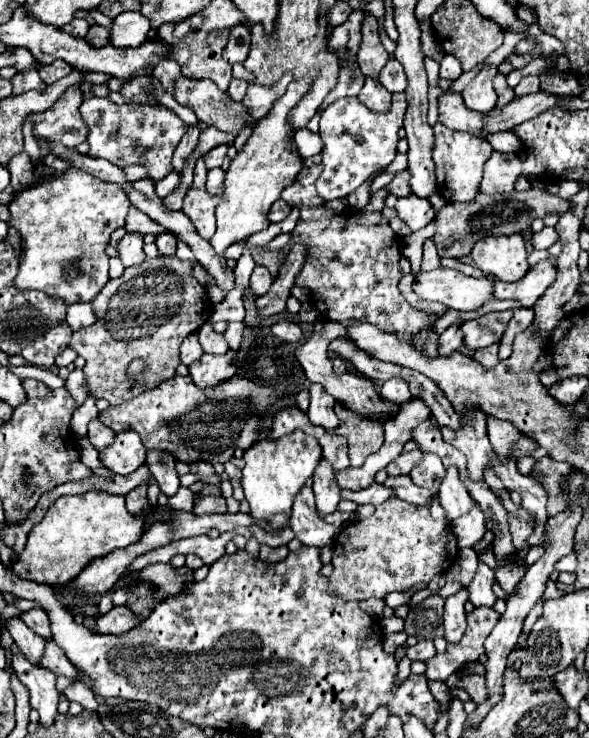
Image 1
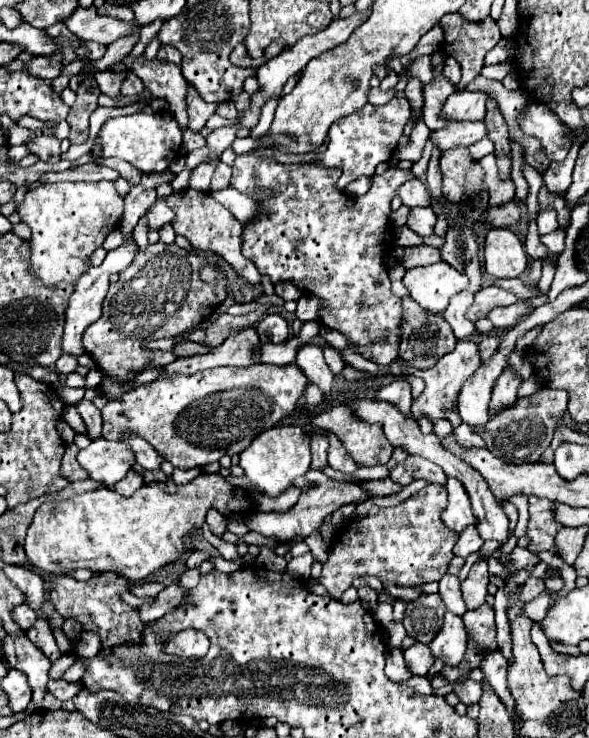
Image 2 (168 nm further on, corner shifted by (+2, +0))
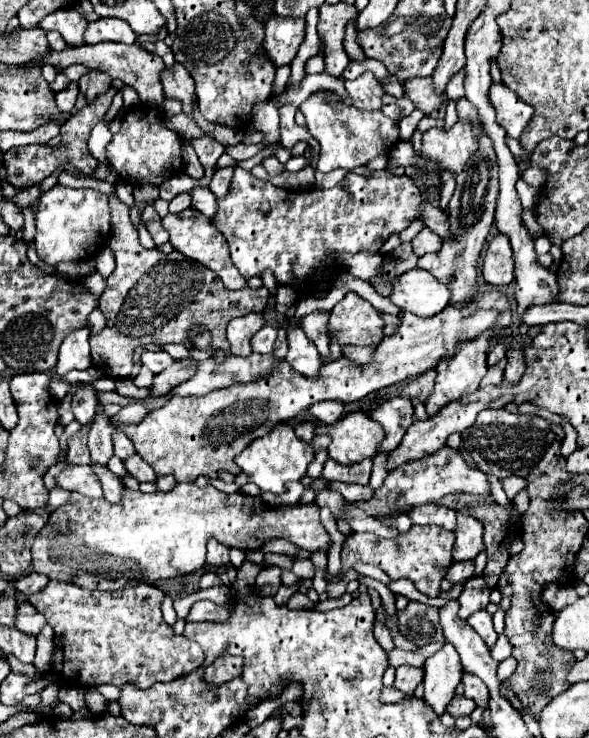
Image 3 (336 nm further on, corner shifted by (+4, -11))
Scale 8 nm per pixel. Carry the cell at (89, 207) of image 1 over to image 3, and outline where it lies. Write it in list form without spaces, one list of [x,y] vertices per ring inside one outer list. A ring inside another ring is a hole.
[[[54,185],[40,197],[36,209],[36,237],[34,245],[38,257],[56,267],[64,261],[80,261],[92,257],[94,251],[100,251],[106,245],[106,235],[110,235],[110,207],[108,197],[96,189],[70,189]]]

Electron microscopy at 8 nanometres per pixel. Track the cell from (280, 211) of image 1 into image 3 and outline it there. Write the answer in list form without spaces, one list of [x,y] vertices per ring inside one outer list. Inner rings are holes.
[[[200,187],[192,189],[190,193],[192,193],[192,199],[194,199],[192,207],[196,207],[198,211],[202,211],[204,215],[208,215],[212,219],[216,215],[216,211],[218,211],[218,197],[212,195],[212,191],[200,189]]]

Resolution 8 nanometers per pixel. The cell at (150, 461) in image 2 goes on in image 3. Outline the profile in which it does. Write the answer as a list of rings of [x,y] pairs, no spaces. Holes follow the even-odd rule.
[[[114,431],[112,441],[114,441],[114,455],[116,455],[116,457],[120,457],[122,461],[136,453],[136,451],[134,451],[134,447],[132,447],[132,441],[130,441],[122,431]]]

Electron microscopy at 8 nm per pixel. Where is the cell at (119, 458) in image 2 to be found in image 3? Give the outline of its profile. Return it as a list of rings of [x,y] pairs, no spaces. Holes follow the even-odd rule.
[[[68,465],[56,477],[56,485],[62,489],[68,489],[68,491],[78,491],[78,493],[94,497],[94,499],[104,497],[100,479],[94,473],[92,465]]]

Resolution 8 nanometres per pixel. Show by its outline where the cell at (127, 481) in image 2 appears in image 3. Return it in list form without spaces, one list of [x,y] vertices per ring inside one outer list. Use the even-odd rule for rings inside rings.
[[[98,467],[96,473],[100,475],[100,483],[104,483],[104,499],[108,499],[112,503],[120,503],[122,501],[120,497],[126,489],[122,479],[118,475],[114,475],[112,471],[108,471],[106,467]]]

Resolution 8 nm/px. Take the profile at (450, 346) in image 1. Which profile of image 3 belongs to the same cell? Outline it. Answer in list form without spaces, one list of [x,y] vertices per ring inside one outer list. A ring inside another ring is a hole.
[[[462,97],[458,101],[458,115],[472,119],[476,123],[476,135],[480,147],[476,153],[468,159],[462,173],[456,177],[458,185],[448,205],[448,219],[450,219],[450,237],[444,239],[442,249],[434,255],[420,257],[420,267],[428,269],[440,283],[446,283],[452,291],[452,303],[464,303],[466,299],[472,299],[476,295],[476,265],[482,251],[482,245],[486,241],[486,235],[494,221],[494,207],[496,207],[496,191],[498,191],[498,179],[496,179],[496,155],[492,155],[492,143],[488,143],[488,137],[484,131],[480,131],[480,121],[476,121],[476,111],[472,111],[472,105]]]

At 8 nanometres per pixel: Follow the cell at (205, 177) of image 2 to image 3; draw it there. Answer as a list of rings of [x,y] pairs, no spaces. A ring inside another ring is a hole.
[[[188,191],[176,195],[172,201],[170,201],[170,213],[178,213],[178,211],[184,211],[192,205],[192,195]]]

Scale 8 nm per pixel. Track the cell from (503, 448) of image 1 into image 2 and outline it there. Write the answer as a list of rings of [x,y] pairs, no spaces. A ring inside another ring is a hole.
[[[506,366],[504,372],[502,372],[502,376],[500,376],[500,378],[496,380],[496,384],[494,384],[492,402],[490,402],[490,412],[494,414],[494,412],[498,412],[498,410],[502,410],[502,408],[512,406],[512,404],[518,400],[516,392],[518,392],[518,386],[520,386],[520,384],[522,384],[520,374],[516,374],[510,366]]]

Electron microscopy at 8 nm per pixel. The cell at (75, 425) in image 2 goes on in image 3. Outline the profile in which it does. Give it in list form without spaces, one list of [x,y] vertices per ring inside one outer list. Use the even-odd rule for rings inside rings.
[[[76,431],[70,439],[68,439],[68,463],[90,463],[90,451],[88,451],[88,443],[86,443],[88,435],[84,431]]]

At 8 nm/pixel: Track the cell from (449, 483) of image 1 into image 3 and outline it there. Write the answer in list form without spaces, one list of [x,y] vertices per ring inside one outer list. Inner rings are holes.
[[[456,511],[456,543],[452,549],[452,559],[454,561],[476,559],[480,551],[484,551],[482,523],[470,515]]]

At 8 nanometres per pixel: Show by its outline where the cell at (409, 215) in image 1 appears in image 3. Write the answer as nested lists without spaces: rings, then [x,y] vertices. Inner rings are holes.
[[[424,227],[424,229],[412,239],[412,247],[414,247],[414,253],[416,253],[418,257],[422,257],[422,255],[426,255],[426,253],[436,253],[436,251],[440,249],[440,243],[442,243],[442,239],[440,239],[436,233],[428,231],[428,227]]]

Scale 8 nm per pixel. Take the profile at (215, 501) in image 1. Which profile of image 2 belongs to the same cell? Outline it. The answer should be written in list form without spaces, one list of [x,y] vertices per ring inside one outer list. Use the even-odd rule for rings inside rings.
[[[210,510],[208,516],[206,516],[206,524],[210,526],[212,534],[222,536],[222,534],[226,532],[226,524],[228,524],[228,520],[226,520],[218,510]]]

